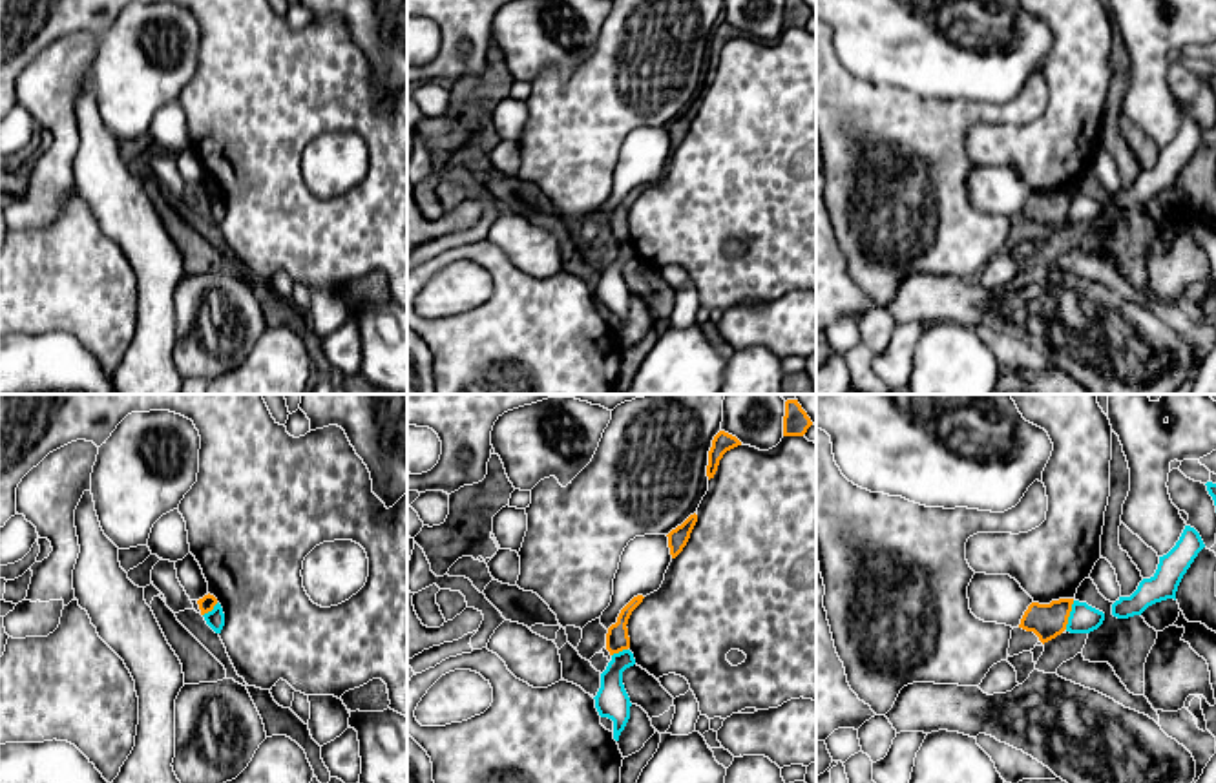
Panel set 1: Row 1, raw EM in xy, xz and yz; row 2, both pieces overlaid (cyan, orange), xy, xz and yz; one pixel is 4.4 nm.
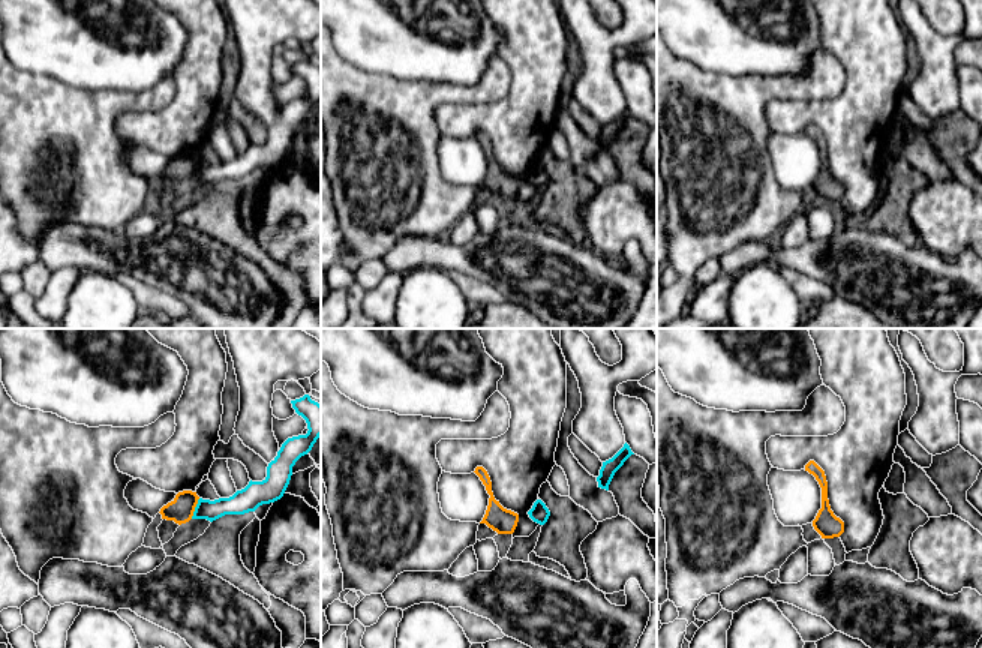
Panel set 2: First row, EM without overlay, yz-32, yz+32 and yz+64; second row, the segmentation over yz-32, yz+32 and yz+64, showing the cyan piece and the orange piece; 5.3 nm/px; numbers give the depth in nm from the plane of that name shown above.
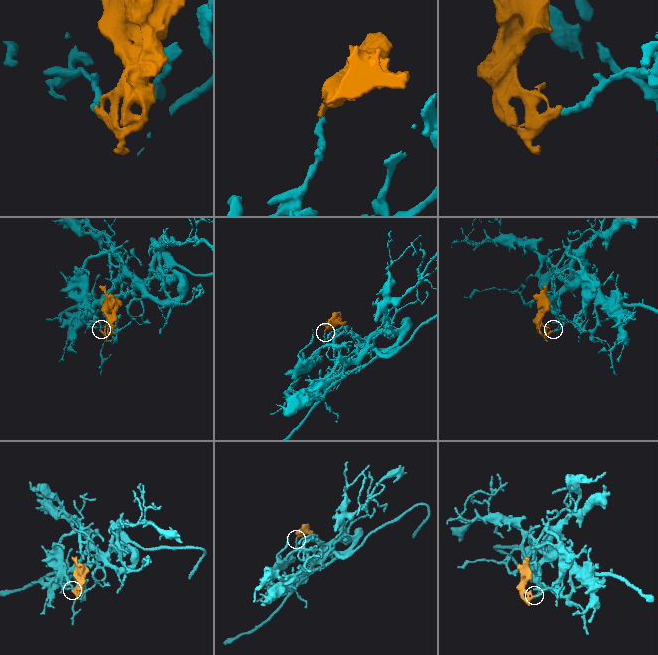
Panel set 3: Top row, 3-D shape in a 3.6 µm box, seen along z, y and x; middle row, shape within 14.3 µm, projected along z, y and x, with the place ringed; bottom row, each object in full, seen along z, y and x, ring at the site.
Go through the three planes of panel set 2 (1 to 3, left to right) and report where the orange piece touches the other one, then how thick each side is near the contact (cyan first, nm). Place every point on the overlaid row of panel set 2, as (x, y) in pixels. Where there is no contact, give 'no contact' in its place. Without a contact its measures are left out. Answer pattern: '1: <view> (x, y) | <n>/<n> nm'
1: yz-32 (195, 509) | 120/140 nm
2: no contact
3: no contact

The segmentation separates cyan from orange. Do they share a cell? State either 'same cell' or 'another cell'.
another cell

